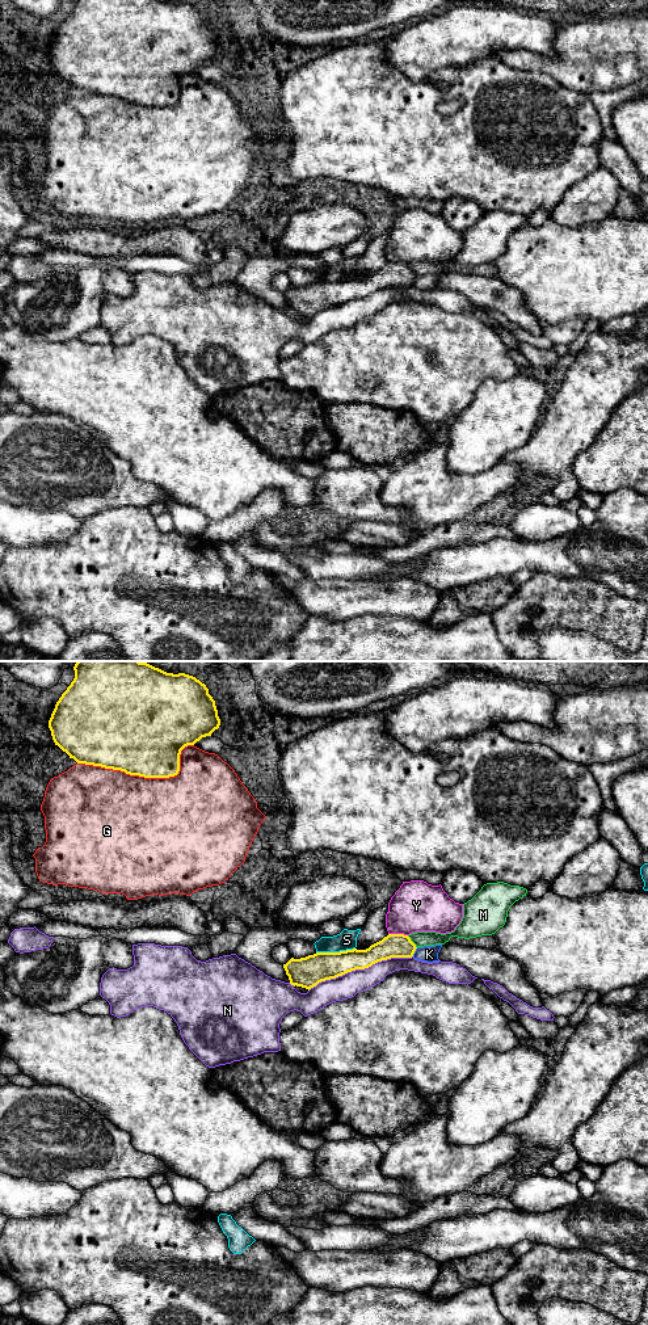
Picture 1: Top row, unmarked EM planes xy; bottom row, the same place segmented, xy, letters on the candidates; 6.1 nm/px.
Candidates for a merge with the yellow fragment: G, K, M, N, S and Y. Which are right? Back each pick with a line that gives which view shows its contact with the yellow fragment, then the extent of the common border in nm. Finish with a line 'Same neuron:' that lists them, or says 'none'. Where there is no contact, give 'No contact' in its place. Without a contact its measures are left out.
Same neuron: none

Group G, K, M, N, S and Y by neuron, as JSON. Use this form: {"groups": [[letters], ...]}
{"groups": [["G"], ["K"], ["M"], ["N"], ["S"], ["Y"]]}

